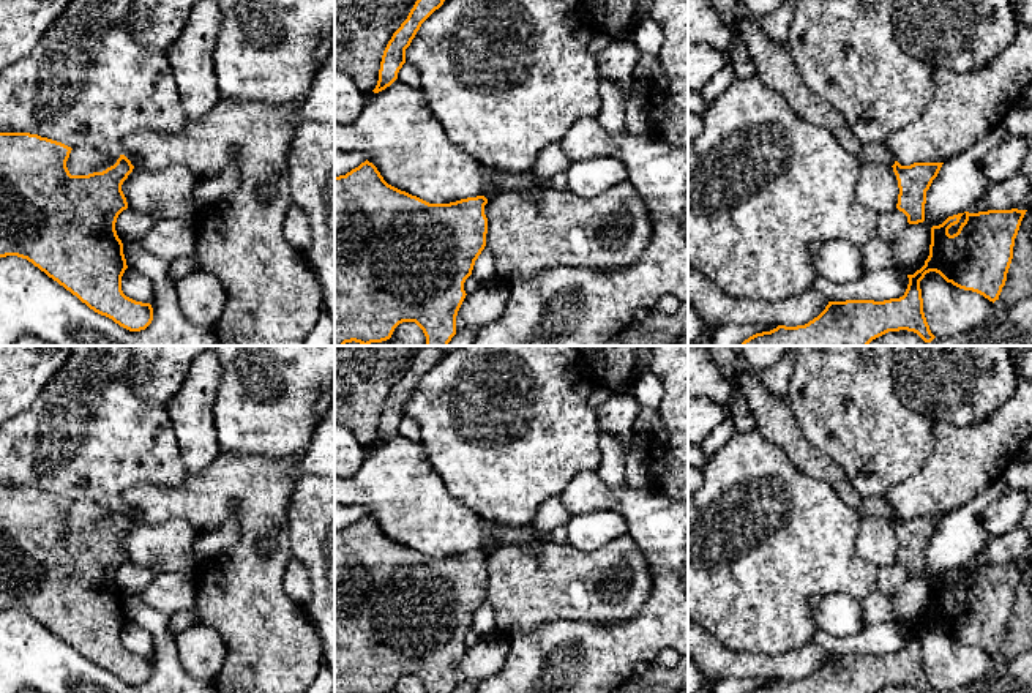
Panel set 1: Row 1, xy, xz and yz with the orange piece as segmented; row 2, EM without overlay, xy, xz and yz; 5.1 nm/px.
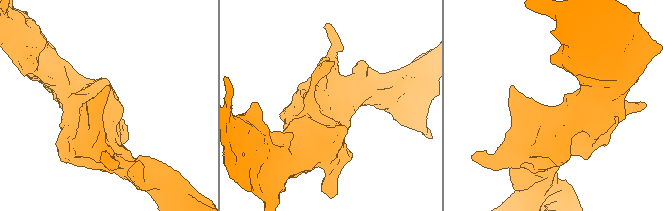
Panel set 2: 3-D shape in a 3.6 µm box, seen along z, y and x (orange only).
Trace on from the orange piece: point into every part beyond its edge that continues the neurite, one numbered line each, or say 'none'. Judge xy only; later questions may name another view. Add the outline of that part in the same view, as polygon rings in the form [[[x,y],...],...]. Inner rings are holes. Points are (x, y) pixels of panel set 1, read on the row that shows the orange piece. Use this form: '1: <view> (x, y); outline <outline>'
none

